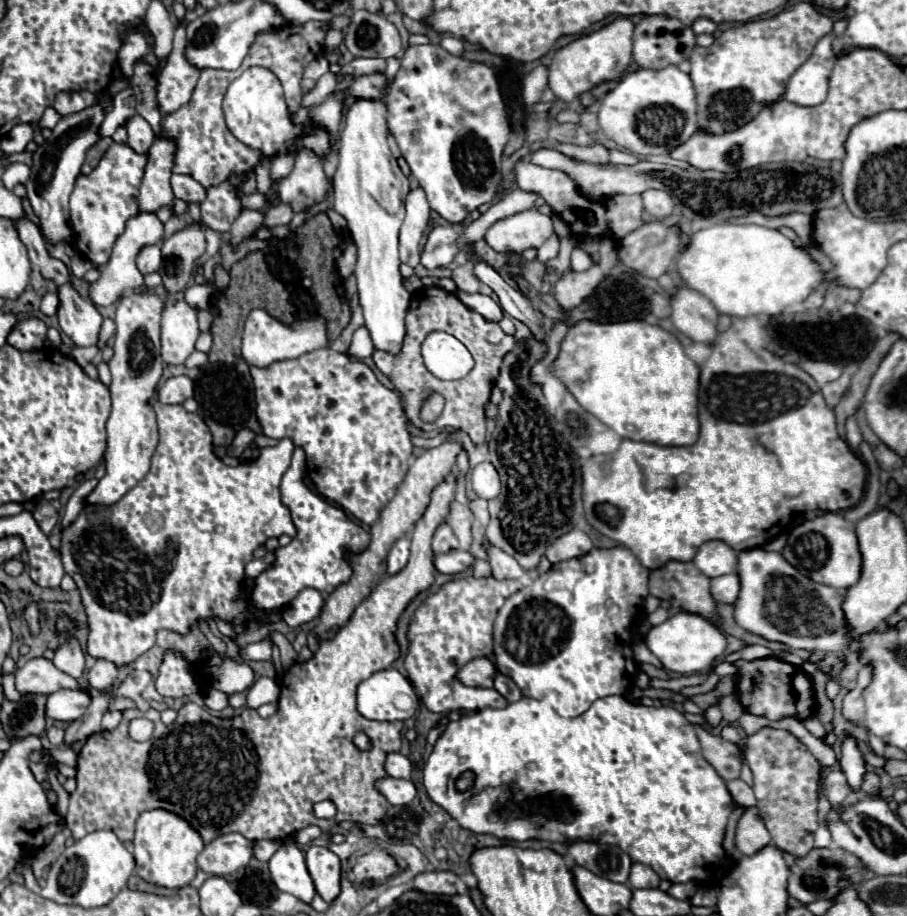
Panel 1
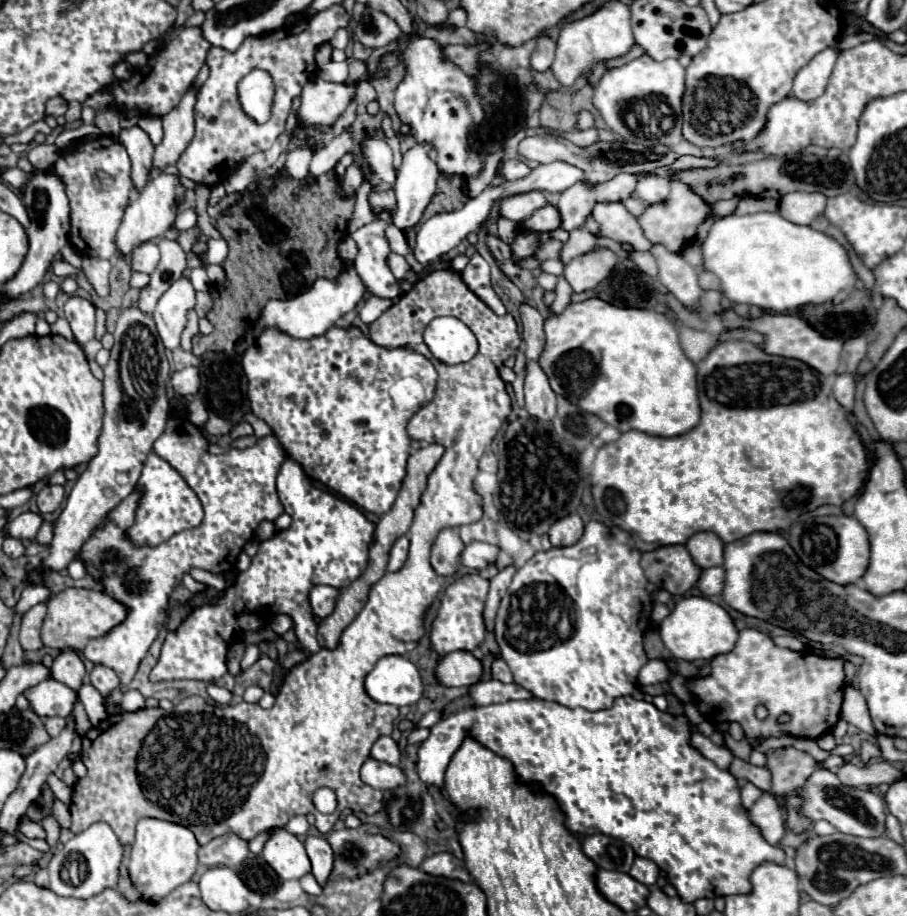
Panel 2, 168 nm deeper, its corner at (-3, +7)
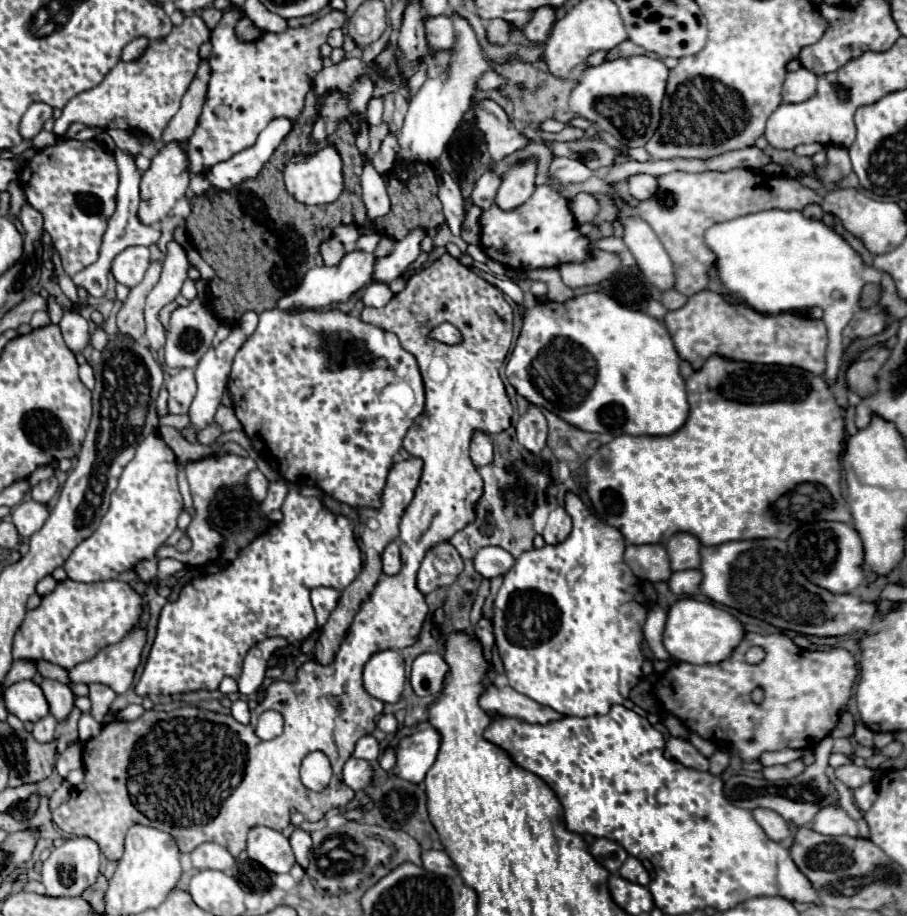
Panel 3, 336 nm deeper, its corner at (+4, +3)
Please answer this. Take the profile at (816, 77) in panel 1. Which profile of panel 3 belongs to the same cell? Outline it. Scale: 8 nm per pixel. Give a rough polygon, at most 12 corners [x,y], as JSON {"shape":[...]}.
{"shape":[[806,67],[790,71],[784,103],[802,103],[816,93],[818,75]]}

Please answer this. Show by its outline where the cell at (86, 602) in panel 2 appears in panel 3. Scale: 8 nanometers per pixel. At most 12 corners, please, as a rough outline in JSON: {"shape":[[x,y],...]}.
{"shape":[[64,579],[26,613],[14,659],[64,669],[140,619],[124,581]]}

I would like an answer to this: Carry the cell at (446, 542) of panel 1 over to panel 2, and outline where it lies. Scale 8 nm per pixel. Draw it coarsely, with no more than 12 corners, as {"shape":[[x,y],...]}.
{"shape":[[443,529],[431,549],[437,575],[455,575],[463,541]]}

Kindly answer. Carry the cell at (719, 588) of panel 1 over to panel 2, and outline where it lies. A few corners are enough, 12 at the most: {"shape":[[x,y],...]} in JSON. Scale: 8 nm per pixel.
{"shape":[[723,567],[701,569],[695,587],[705,595],[723,589]]}

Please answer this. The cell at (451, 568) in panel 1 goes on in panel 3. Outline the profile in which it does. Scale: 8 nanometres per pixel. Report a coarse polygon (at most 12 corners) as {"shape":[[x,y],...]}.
{"shape":[[482,547],[472,561],[486,579],[504,575],[514,557],[500,547]]}

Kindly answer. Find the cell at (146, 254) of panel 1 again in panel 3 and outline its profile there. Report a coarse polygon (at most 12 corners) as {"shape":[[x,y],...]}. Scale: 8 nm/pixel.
{"shape":[[128,247],[112,275],[136,287],[150,265],[148,247]]}

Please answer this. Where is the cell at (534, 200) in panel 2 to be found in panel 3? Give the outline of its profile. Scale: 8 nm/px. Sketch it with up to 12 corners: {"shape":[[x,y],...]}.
{"shape":[[536,161],[502,177],[496,205],[514,211],[532,197]]}

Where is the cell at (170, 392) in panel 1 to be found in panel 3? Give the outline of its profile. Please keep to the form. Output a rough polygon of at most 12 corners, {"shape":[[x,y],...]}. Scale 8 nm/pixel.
{"shape":[[180,369],[166,389],[170,413],[186,413],[196,395],[194,369]]}

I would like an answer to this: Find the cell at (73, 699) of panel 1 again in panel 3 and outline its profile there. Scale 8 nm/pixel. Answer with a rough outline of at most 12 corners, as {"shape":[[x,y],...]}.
{"shape":[[34,681],[4,691],[8,711],[36,723],[50,713]]}

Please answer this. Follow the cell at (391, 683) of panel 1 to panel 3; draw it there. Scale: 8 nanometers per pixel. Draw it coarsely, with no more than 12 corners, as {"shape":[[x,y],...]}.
{"shape":[[380,651],[364,667],[364,689],[398,703],[406,685],[404,659]]}

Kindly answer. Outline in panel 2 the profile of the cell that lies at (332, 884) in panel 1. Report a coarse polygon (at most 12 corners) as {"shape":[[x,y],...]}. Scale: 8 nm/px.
{"shape":[[307,837],[311,873],[323,885],[333,867],[331,845],[323,837]]}

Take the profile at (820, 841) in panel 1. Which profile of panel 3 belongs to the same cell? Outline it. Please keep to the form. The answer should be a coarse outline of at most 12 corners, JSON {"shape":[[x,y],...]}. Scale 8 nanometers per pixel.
{"shape":[[824,807],[812,821],[822,835],[856,837],[856,823],[840,807]]}

